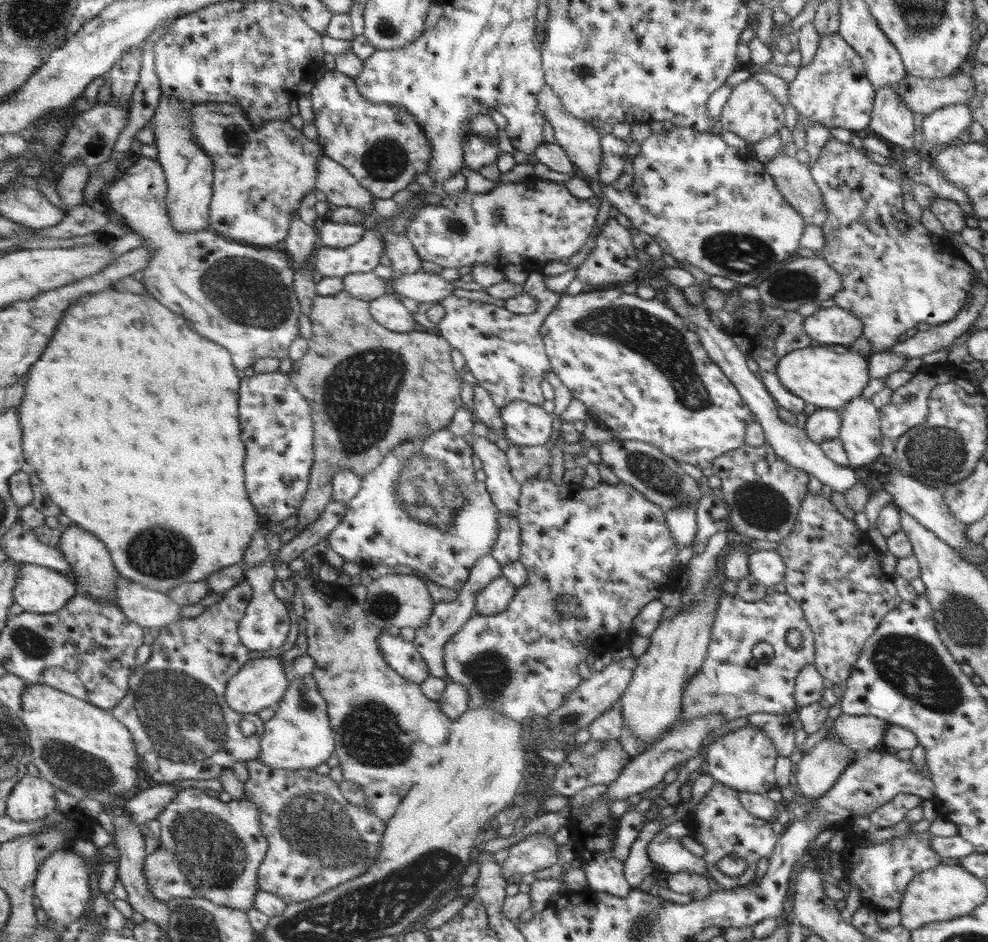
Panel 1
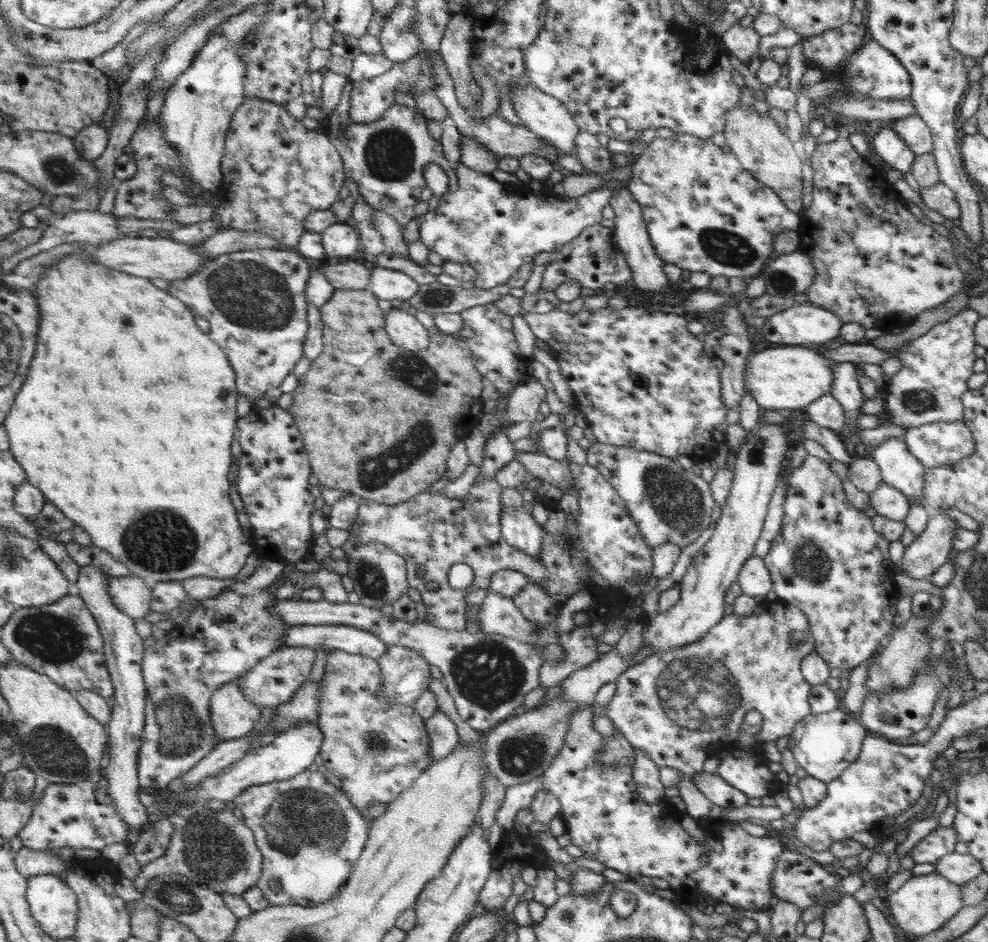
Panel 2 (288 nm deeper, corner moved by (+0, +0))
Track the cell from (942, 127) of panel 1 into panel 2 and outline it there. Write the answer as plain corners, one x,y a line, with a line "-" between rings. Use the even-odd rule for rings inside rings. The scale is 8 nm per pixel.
917,116
901,118
901,120
897,120
893,124
893,132
897,132
903,138
903,142
909,146
909,150
915,156
919,156
919,154
931,154
933,134
925,126
925,122
921,122
921,118
917,118

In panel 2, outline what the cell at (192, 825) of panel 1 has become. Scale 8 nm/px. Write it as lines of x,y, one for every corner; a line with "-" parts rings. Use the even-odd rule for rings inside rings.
179,804
179,808
175,808
175,812
169,814
169,820
175,824
171,846
167,848
165,856
141,868
141,874
135,880
137,890
141,894
145,894
157,878
171,874
185,876
191,882
215,890
223,896
225,894
245,896
261,882
265,854
257,844
255,830
249,828
245,820
239,820
233,812
225,808
215,812
207,804
191,804
191,806

